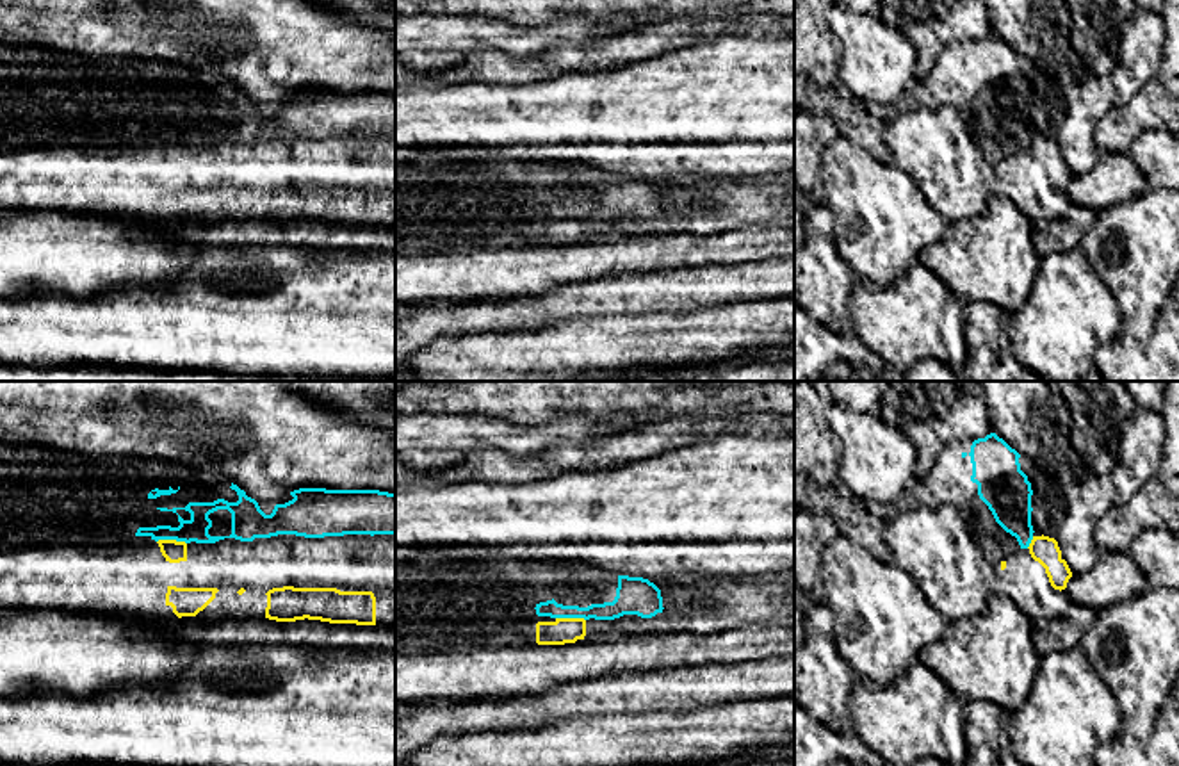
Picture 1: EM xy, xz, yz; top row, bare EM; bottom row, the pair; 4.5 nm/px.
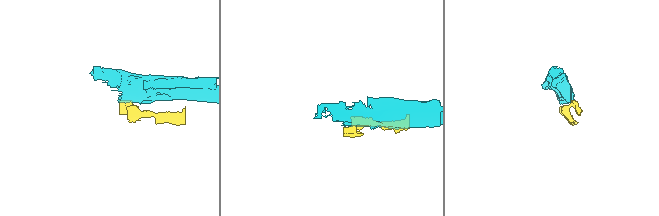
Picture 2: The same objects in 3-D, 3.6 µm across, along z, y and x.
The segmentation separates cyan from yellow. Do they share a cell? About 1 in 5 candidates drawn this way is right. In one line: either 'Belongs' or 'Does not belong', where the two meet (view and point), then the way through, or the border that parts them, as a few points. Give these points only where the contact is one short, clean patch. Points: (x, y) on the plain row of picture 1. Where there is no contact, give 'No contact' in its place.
Does not belong. Touches cyan at xy (171, 139). Boundary: xy (157, 141), (182, 141), (186, 145)

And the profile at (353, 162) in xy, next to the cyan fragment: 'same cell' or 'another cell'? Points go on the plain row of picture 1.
another cell

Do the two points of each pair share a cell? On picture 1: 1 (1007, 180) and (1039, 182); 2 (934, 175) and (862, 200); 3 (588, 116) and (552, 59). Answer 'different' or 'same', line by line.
1: same
2: different
3: different

